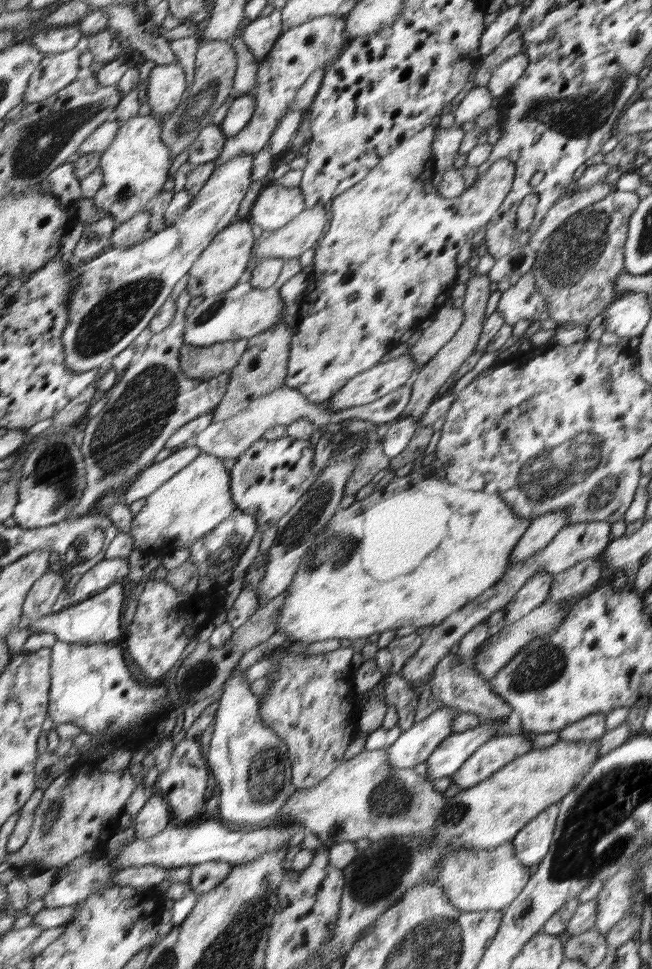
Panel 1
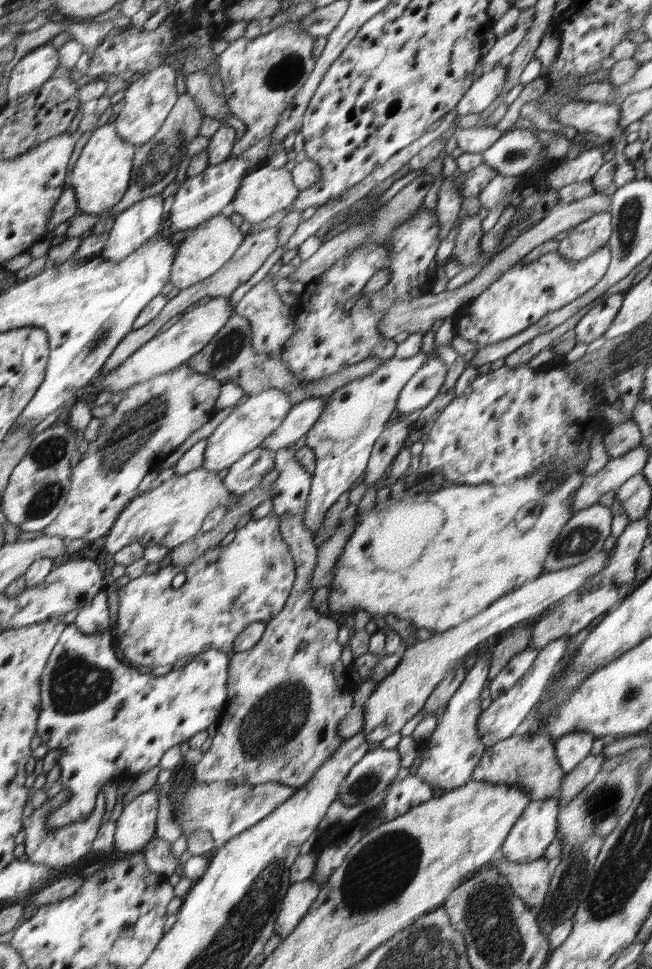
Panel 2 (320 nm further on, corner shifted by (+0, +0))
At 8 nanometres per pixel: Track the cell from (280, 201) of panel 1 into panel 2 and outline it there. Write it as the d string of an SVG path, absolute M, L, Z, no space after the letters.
M264 163L264 168L257 168L255 170L246 173L243 179L240 181L240 187L238 192L233 196L233 199L222 209L222 214L230 217L231 214L240 214L243 216L243 220L254 223L264 221L274 212L280 212L280 210L286 210L296 197L300 188L293 182L293 175L284 167L274 170L274 168L268 168L268 163Z

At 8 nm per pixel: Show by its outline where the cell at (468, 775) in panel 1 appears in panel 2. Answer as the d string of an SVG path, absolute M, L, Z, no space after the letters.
M541 729L534 734L514 734L506 740L488 746L473 773L472 780L507 784L510 787L523 786L525 790L529 790L532 801L546 801L550 797L558 797L565 773L557 759L556 739L553 734Z

